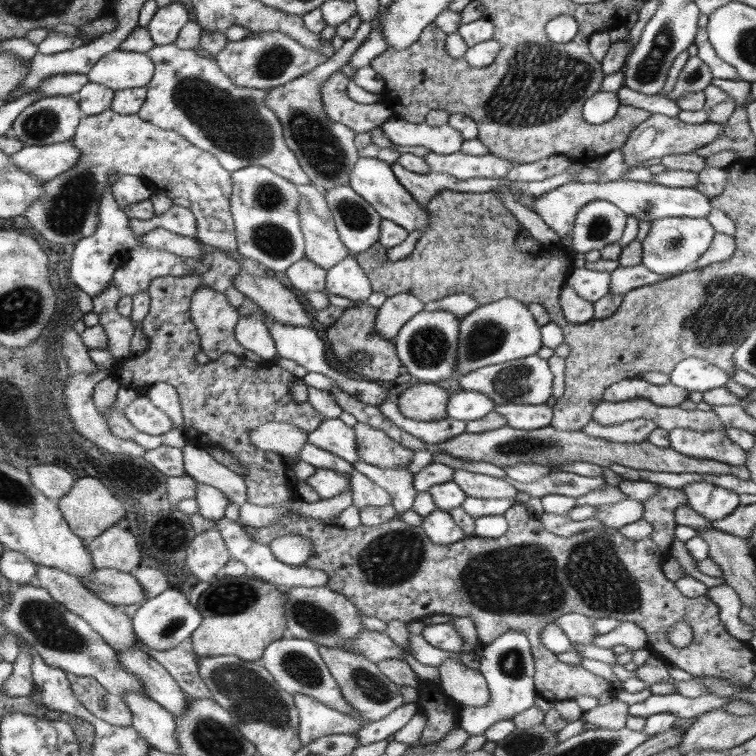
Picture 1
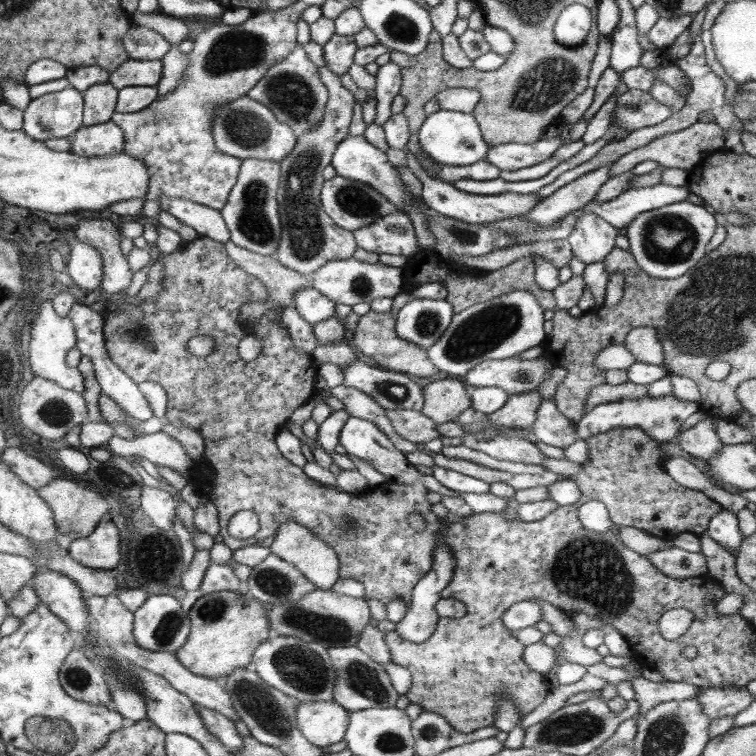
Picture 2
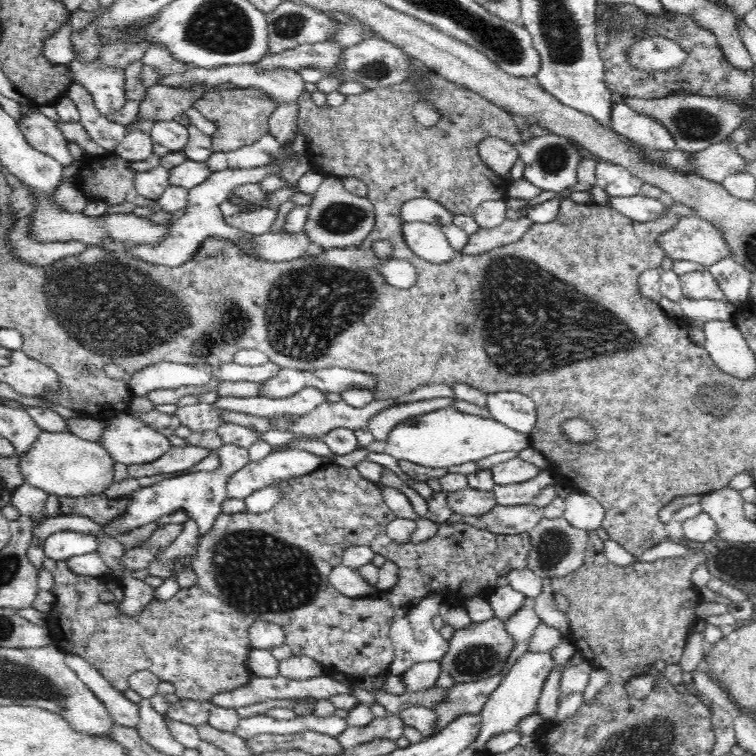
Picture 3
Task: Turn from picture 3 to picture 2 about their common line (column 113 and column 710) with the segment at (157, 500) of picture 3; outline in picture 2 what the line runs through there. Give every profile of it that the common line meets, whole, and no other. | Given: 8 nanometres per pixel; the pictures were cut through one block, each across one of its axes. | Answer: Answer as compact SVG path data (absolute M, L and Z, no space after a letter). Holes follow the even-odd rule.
M723 509L710 518L707 532L720 546L732 550L740 548L743 541L738 518L728 509Z

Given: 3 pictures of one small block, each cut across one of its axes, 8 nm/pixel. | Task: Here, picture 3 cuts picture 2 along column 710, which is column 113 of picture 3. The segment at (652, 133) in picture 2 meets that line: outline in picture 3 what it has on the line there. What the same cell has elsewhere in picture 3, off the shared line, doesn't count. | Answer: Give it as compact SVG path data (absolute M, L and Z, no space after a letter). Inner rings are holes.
M101 60L67 64L74 83L81 84L91 95L102 116L119 111L126 102L125 73L108 67Z

